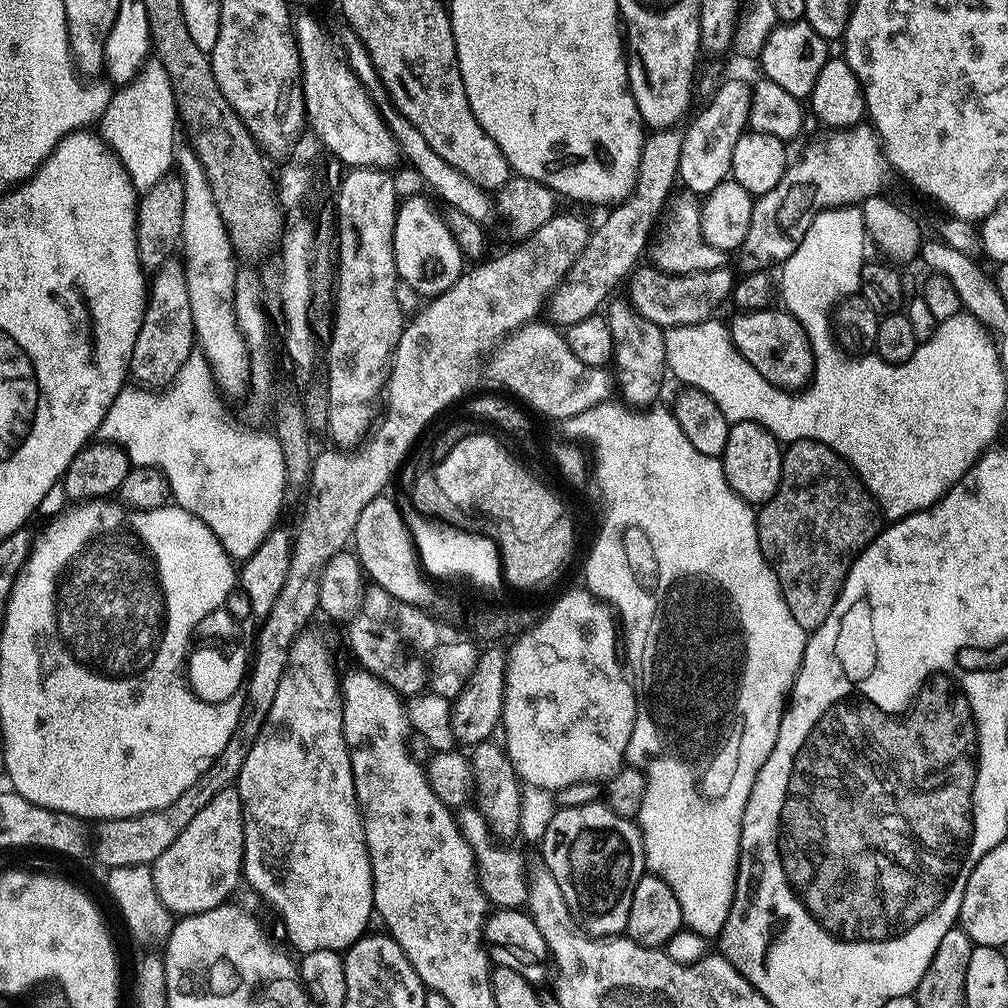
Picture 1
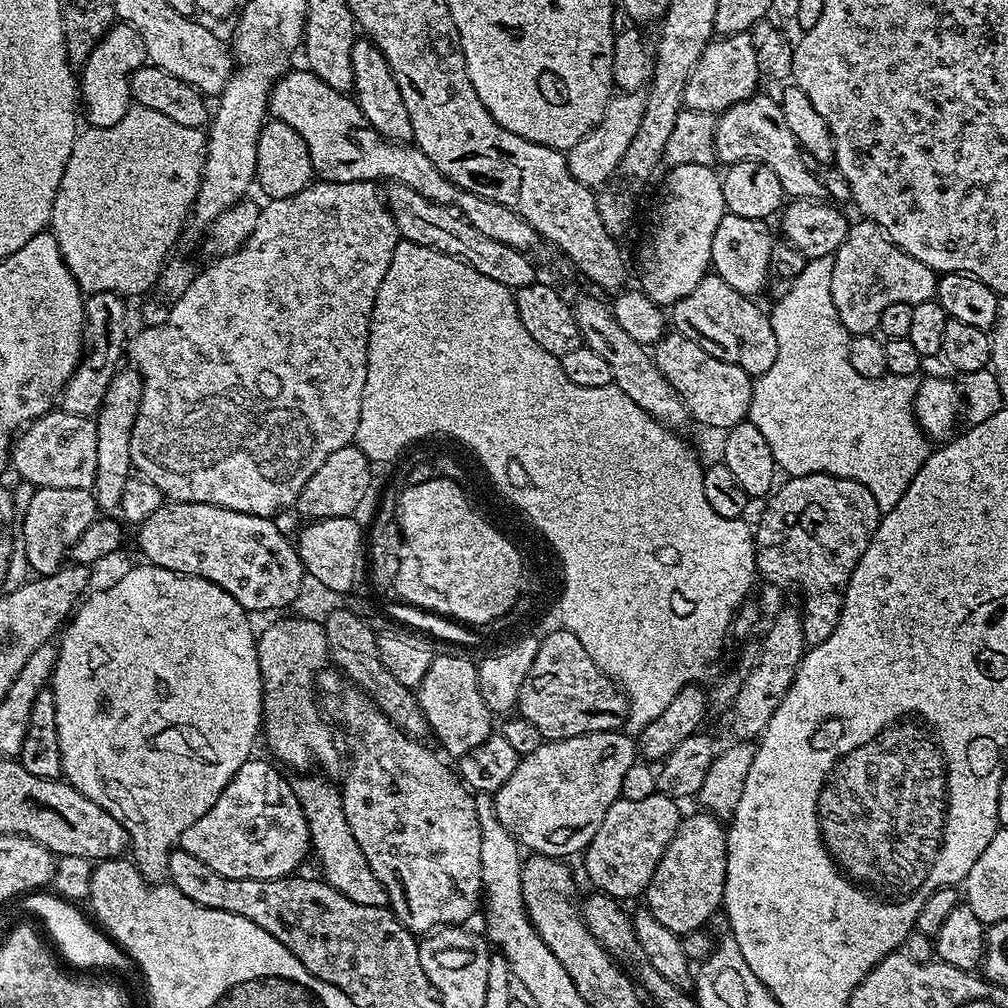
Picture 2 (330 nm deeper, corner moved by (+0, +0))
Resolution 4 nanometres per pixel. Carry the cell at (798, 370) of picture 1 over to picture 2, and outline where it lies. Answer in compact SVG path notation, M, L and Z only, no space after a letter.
M709 274L694 286L694 290L690 290L690 294L686 294L686 298L676 303L671 309L670 320L676 323L673 325L679 331L685 334L693 332L709 345L717 344L712 346L719 349L724 359L742 366L742 370L755 378L770 370L778 358L778 338L774 336L771 315L765 309L763 312L756 303L753 297L734 290L721 276Z

